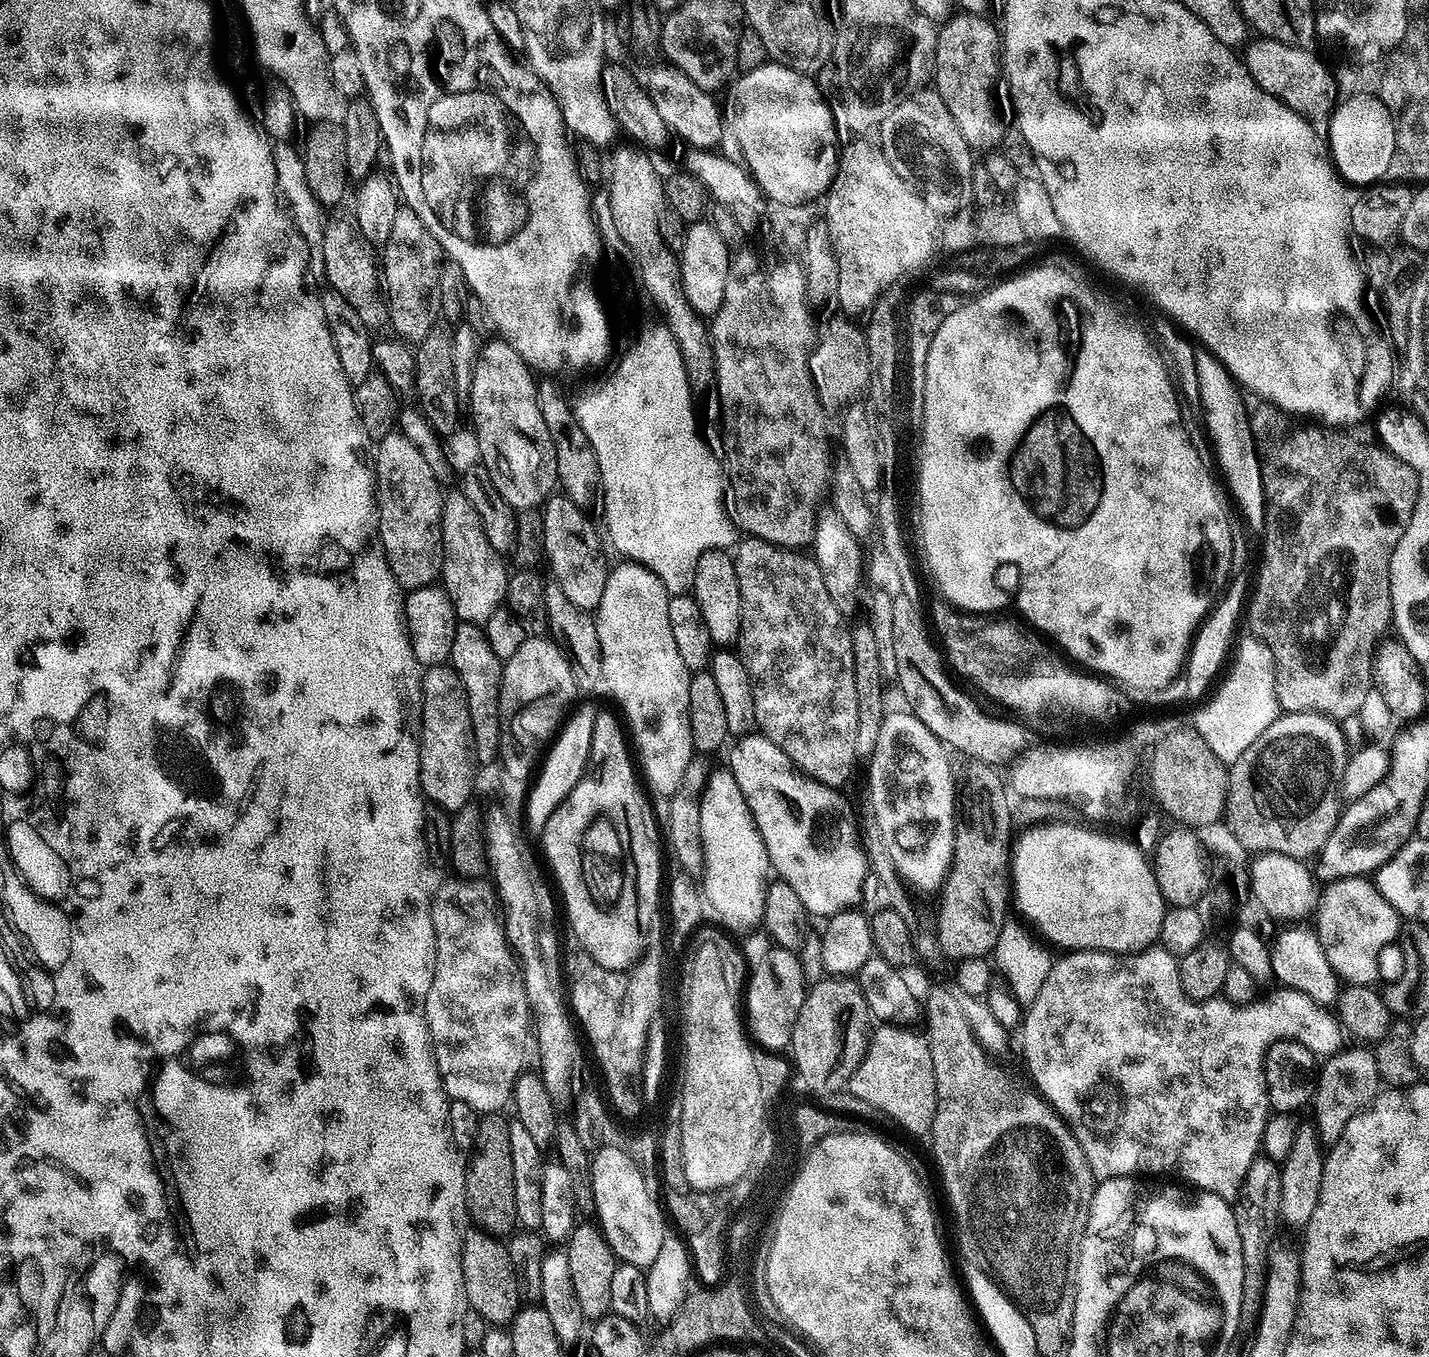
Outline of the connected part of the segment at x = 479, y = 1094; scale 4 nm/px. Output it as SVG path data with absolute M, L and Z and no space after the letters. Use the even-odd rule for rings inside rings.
M451 878L441 886L437 892L430 896L432 906L432 921L434 922L434 938L436 939L436 965L434 966L434 978L430 982L430 994L426 994L426 1022L432 1035L432 1053L438 1066L438 1074L444 1083L444 1092L449 1101L457 1100L466 1102L466 1106L474 1106L474 1110L481 1114L500 1114L509 1107L512 1099L512 1091L521 1072L525 1071L524 1047L530 1044L530 1009L526 998L526 986L524 974L520 970L520 961L516 953L508 945L508 939L504 933L504 921L502 919L502 904L498 899L498 893L491 883L484 878Z

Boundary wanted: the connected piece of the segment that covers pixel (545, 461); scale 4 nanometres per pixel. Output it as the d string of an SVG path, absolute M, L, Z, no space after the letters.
M493 338L481 350L476 360L476 369L472 372L472 424L476 427L476 444L480 447L479 459L484 468L490 470L490 478L494 478L498 494L502 494L508 505L517 510L539 509L553 495L558 484L554 442L550 438L550 430L546 430L546 422L536 397L537 381L532 380L532 376L534 372L528 363L512 346L499 338Z

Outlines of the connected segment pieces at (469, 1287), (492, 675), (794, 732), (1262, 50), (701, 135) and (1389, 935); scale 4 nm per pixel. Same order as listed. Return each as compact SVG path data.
M469 1227L462 1242L462 1278L469 1309L477 1311L488 1326L511 1325L522 1307L522 1293L503 1239Z
M457 623L450 663L466 690L466 706L470 706L472 751L476 754L476 763L480 766L495 765L500 754L500 687L504 665L498 654L494 654L481 625Z
M757 536L741 539L734 548L734 570L738 574L738 594L742 598L742 614L740 615L740 633L735 647L738 649L740 661L746 666L746 674L750 674L750 682L754 690L754 714L759 735L765 736L778 750L782 750L792 763L805 772L810 778L822 782L831 788L843 789L844 783L852 776L858 757L854 750L854 741L858 734L858 693L854 686L854 650L852 649L852 629L849 621L834 606L834 598L830 598L830 590L826 590L826 582L822 582L822 570L818 570L815 559L811 555L790 548L779 548Z
M1256 38L1250 44L1243 49L1242 59L1254 82L1258 82L1266 94L1290 106L1290 110L1299 116L1304 116L1317 126L1327 125L1338 100L1338 80L1333 73L1332 76L1328 73L1327 66L1315 56L1315 51L1267 38Z
M662 62L654 67L646 79L646 87L651 101L668 128L695 149L713 149L722 138L722 120L713 95L696 86L682 71Z
M1347 876L1323 885L1314 913L1314 931L1326 954L1326 962L1341 981L1348 984L1375 985L1380 972L1380 951L1396 940L1402 918L1382 898L1375 883L1364 876Z

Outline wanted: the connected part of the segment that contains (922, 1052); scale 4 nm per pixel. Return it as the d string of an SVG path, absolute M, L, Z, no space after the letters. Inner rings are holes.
M881 1023L880 1029L871 1033L868 1049L864 1051L858 1070L848 1080L846 1092L861 1099L869 1109L877 1108L889 1116L900 1128L905 1128L912 1136L927 1137L932 1131L936 1113L936 1083L934 1082L934 1062L930 1058L927 1039L908 1026Z

